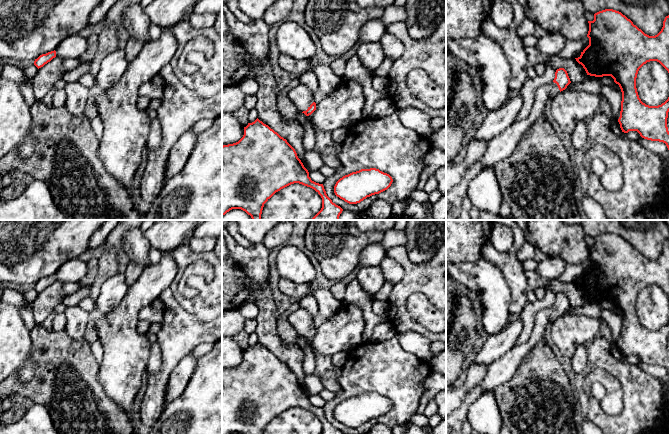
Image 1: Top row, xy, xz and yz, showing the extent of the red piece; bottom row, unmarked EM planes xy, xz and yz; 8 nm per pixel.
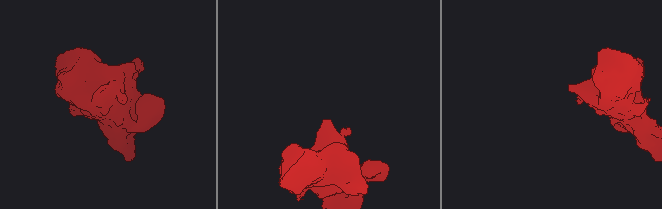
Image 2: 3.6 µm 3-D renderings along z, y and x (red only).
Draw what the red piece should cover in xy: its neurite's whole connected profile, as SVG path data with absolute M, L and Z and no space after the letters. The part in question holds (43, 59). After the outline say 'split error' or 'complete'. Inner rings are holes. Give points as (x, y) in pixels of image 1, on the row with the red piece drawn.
M51 51L46 54L40 55L37 59L34 61L34 65L39 69L43 67L45 64L50 62L53 58L56 57L56 51Z | complete

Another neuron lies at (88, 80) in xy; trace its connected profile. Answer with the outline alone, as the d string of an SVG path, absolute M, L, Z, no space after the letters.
M88 72L82 75L78 82L87 88L91 88L95 84L95 77Z

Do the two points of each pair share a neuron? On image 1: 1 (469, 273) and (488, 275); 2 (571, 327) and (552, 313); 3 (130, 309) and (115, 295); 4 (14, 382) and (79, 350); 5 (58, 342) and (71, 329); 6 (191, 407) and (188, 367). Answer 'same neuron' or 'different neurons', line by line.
1: same neuron
2: different neurons
3: different neurons
4: same neuron
5: different neurons
6: different neurons

